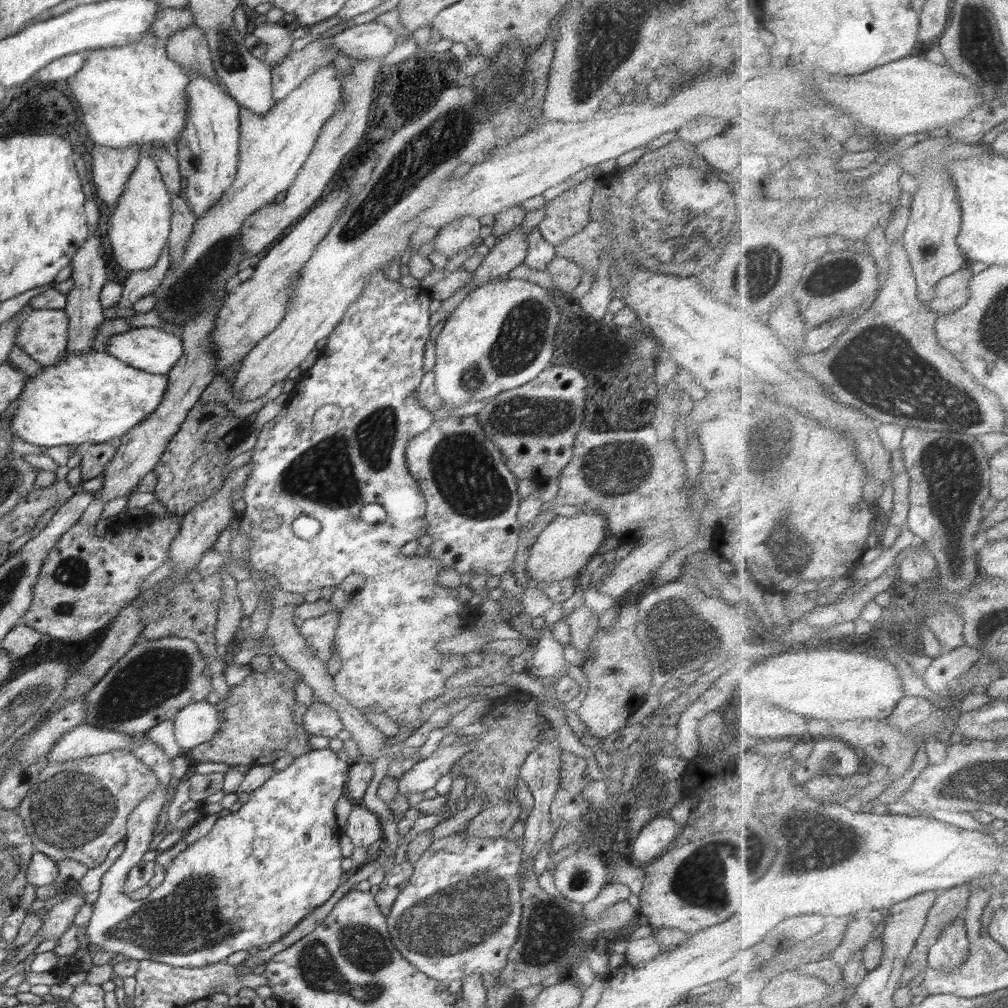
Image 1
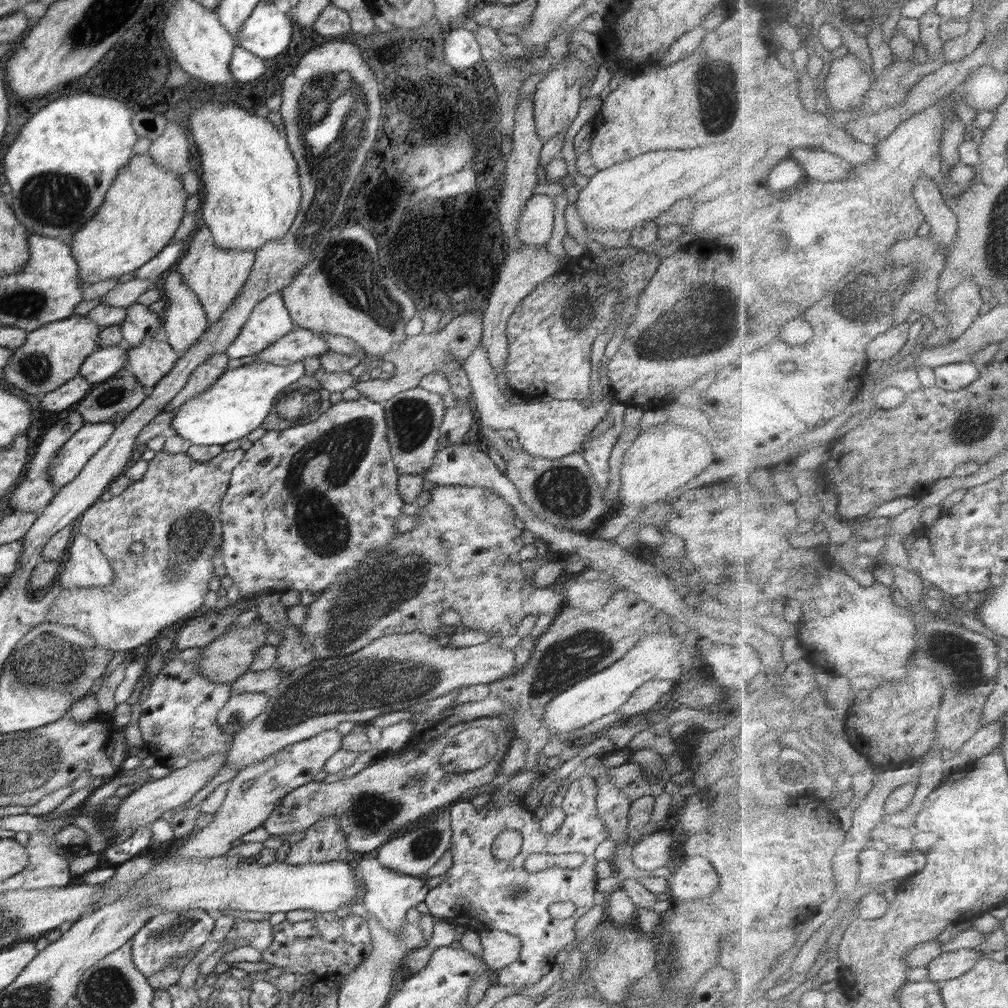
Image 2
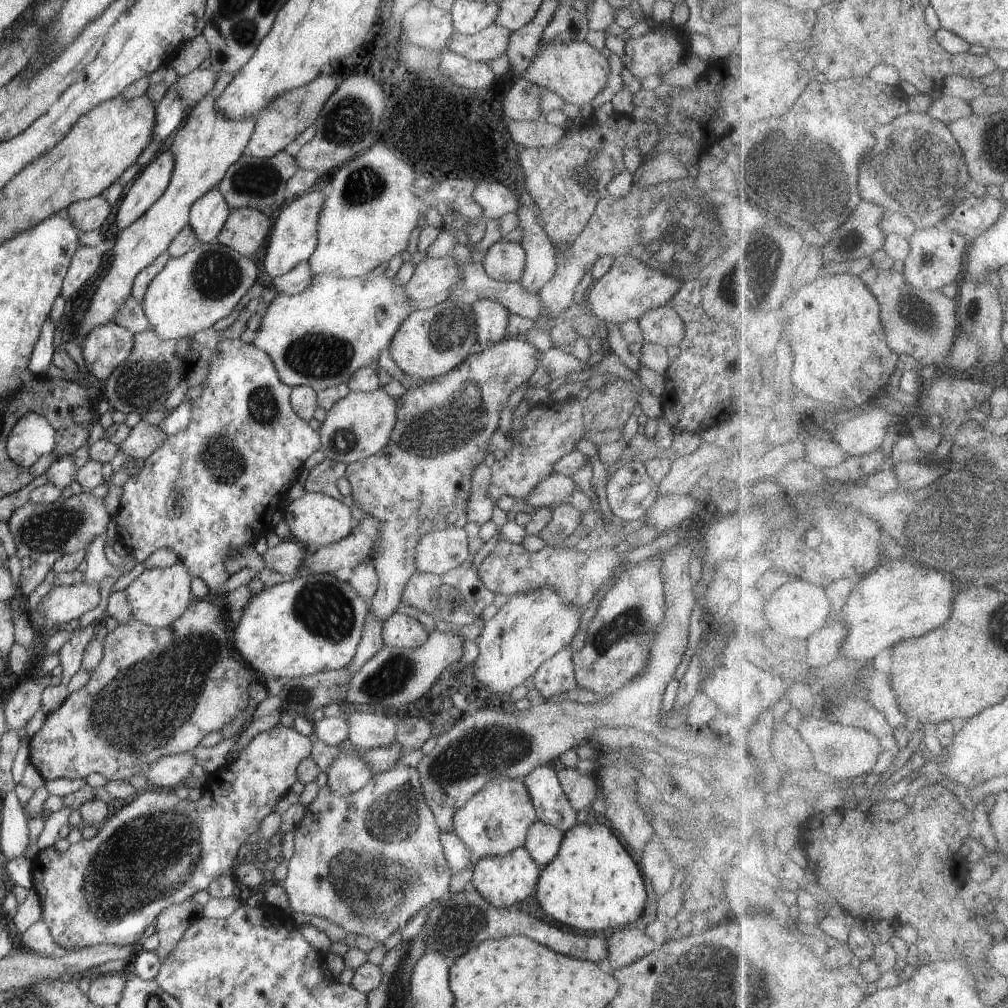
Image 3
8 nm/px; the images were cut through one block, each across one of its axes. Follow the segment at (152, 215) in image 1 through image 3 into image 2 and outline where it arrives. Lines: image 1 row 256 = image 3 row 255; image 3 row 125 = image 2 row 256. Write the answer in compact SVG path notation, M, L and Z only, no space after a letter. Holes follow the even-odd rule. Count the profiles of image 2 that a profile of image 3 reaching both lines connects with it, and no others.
M200 222L192 233L190 248L182 252L176 270L182 274L183 284L198 298L209 324L214 324L241 296L241 291L250 276L250 272L252 272L254 260L254 251L248 252L246 250L244 252L242 250L242 252L238 252L238 250L218 248L213 242L210 230Z

